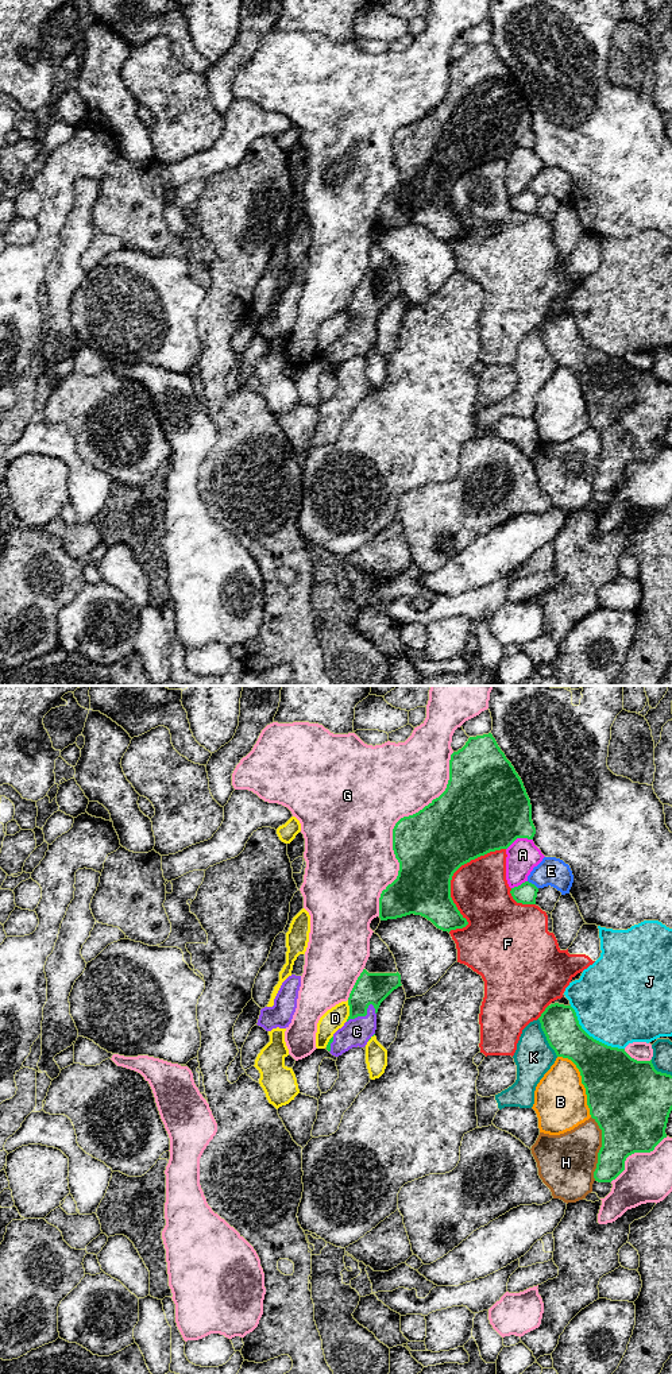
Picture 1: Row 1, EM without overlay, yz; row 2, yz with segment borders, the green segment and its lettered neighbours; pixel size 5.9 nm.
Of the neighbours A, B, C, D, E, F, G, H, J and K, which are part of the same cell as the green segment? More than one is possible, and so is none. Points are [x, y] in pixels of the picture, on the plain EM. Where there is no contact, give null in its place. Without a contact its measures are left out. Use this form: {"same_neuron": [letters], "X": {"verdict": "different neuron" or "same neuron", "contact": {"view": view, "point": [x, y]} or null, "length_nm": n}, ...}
{"same_neuron": ["C"], "A": {"verdict": "different neuron", "contact": {"view": "yz", "point": [518, 146]}, "length_nm": 170}, "B": {"verdict": "different neuron", "contact": {"view": "yz", "point": [582, 392]}, "length_nm": 420}, "C": {"verdict": "same neuron", "contact": {"view": "yz", "point": [363, 324]}, "length_nm": 190}, "D": {"verdict": "different neuron", "contact": {"view": "yz", "point": [350, 320]}, "length_nm": 130}, "E": {"verdict": "different neuron", "contact": {"view": "yz", "point": [533, 193]}, "length_nm": 80}, "F": {"verdict": "different neuron", "contact": {"view": "yz", "point": [450, 192]}, "length_nm": 600}, "G": {"verdict": "different neuron", "contact": {"view": "yz", "point": [394, 135]}, "length_nm": 1050}, "H": {"verdict": "different neuron", "contact": {"view": "yz", "point": [601, 458]}, "length_nm": 380}, "J": {"verdict": "different neuron", "contact": {"view": "yz", "point": [591, 346]}, "length_nm": 420}, "K": {"verdict": "different neuron", "contact": {"view": "yz", "point": [547, 347]}, "length_nm": 260}}

